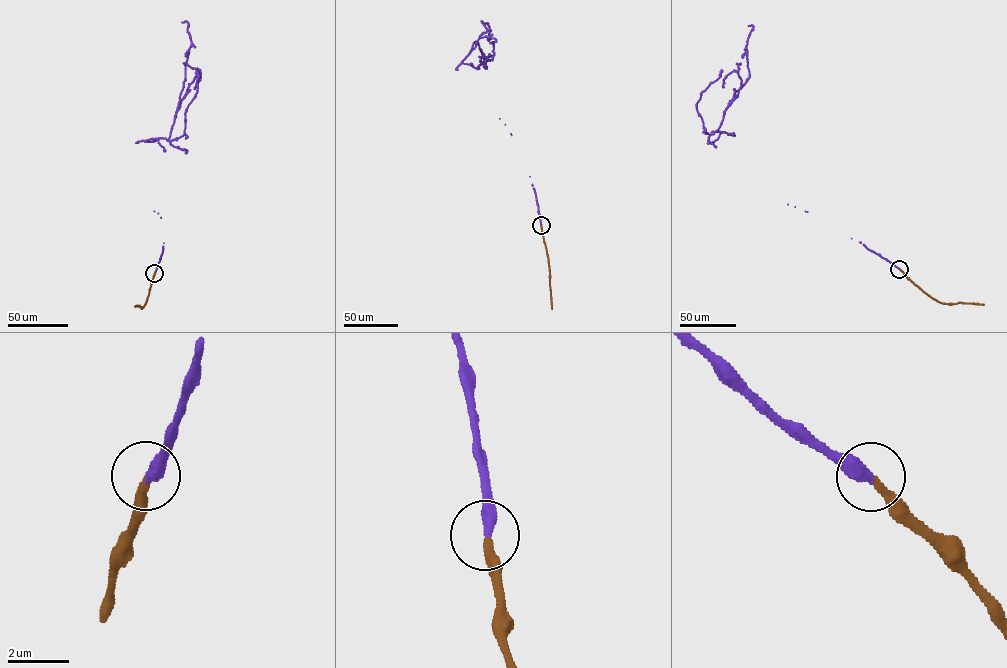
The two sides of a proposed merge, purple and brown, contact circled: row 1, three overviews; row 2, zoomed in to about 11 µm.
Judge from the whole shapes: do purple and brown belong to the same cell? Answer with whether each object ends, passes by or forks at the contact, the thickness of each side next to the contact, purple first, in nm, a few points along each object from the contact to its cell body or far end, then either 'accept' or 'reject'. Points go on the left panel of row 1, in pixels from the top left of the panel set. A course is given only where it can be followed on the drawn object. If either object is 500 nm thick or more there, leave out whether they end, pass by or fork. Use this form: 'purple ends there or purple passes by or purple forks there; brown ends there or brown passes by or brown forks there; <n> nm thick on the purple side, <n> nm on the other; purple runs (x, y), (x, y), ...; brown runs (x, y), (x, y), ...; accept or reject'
purple ends there; brown ends there; 400 nm thick on the purple side, 260 nm on the other; purple runs (154, 272), (163, 249), (161, 218), (137, 142), (168, 140), (191, 45), (188, 22), (182, 22); brown runs (154, 272), (143, 307), (135, 306); accept

